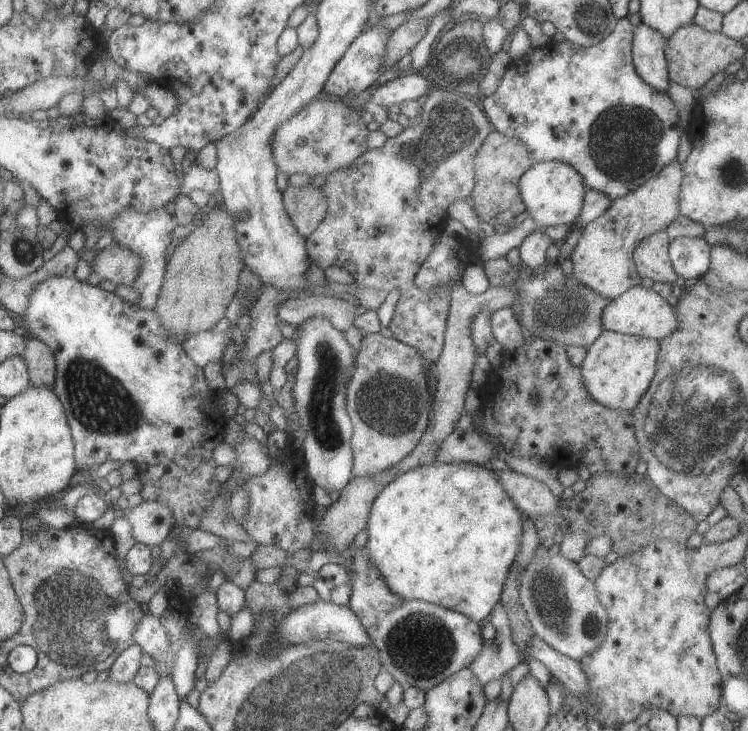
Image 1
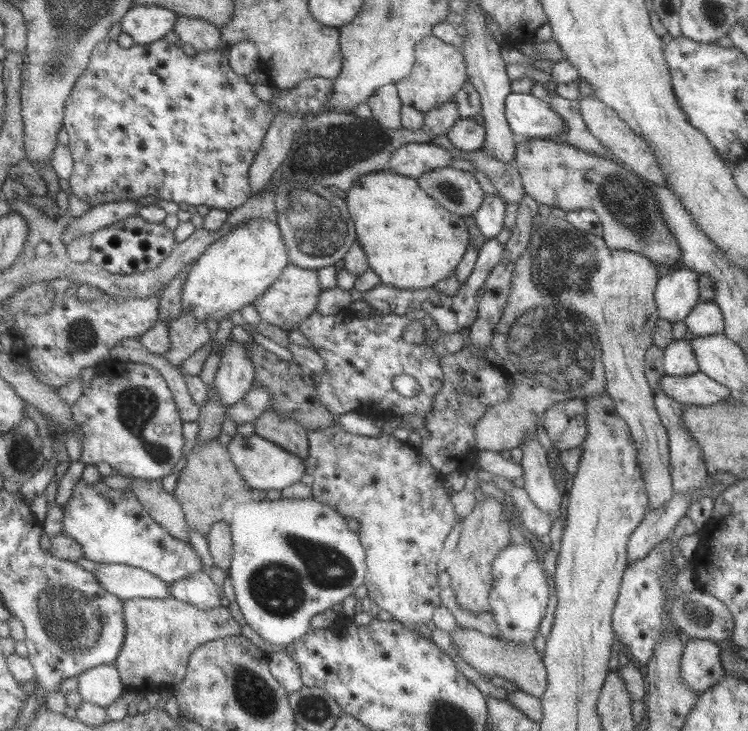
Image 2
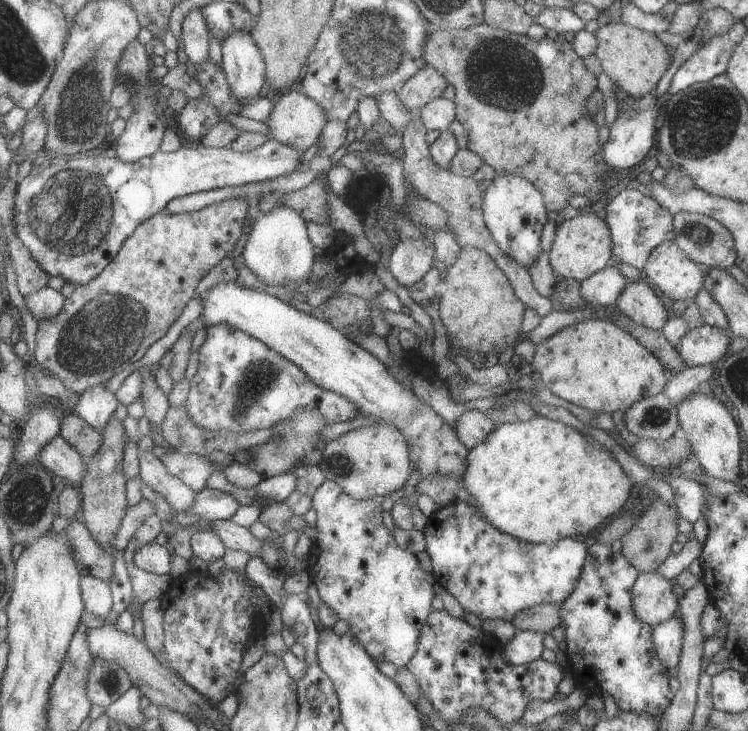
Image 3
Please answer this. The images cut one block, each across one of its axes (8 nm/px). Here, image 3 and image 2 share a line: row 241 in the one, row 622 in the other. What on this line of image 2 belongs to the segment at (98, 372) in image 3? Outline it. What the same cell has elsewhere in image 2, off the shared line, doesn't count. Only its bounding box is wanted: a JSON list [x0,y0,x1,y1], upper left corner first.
[115,597,243,695]

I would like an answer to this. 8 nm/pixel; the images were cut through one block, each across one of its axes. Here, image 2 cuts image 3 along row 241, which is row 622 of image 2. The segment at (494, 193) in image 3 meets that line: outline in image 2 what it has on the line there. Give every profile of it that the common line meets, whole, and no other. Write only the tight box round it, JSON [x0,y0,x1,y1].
[488,545,549,644]

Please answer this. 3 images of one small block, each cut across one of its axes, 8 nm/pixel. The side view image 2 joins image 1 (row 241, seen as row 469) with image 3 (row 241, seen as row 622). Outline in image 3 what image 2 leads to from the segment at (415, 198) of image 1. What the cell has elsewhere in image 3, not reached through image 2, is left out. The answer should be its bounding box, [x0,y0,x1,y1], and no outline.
[389,236,435,287]

